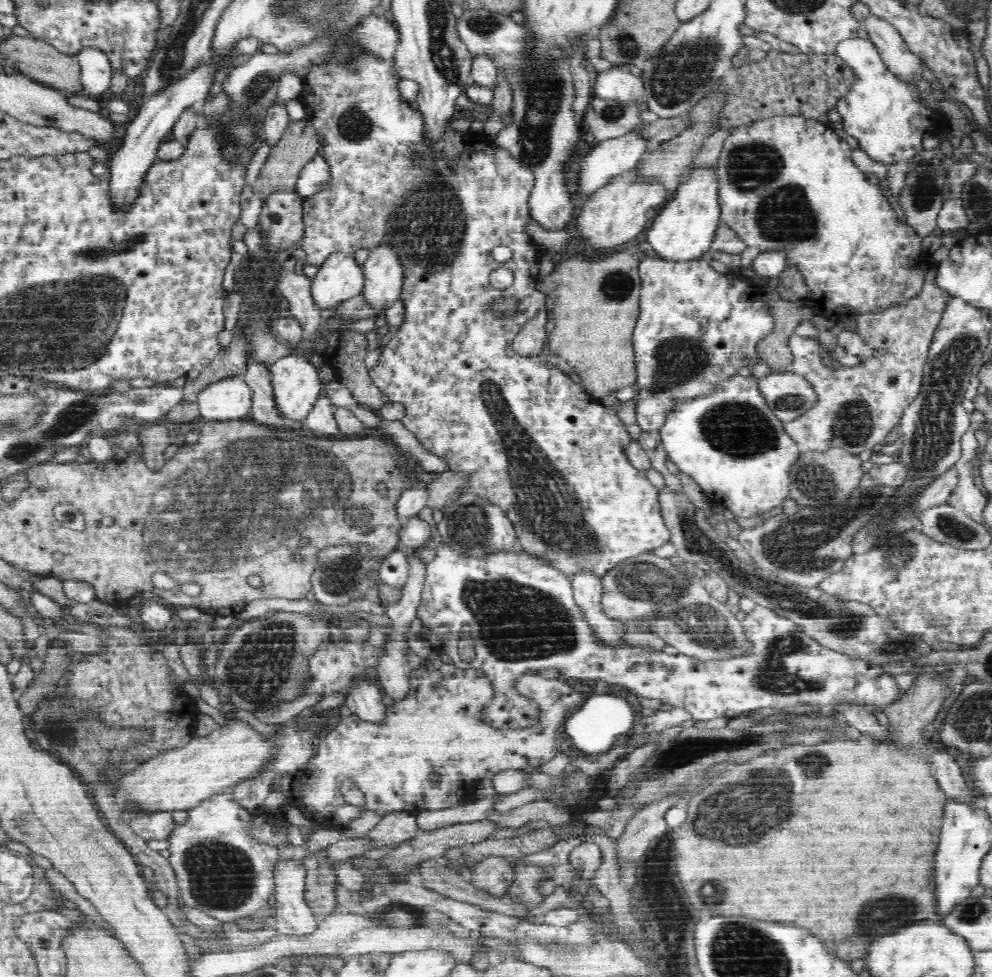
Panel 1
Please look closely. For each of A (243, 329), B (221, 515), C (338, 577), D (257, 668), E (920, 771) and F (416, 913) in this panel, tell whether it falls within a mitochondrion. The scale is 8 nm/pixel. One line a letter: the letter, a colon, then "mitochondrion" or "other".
A: other
B: mitochondrion
C: mitochondrion
D: mitochondrion
E: other
F: other

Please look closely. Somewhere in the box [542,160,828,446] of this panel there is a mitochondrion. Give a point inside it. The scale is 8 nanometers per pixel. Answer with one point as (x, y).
(681, 360)

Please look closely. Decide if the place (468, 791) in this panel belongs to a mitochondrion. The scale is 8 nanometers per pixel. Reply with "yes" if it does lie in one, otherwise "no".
no

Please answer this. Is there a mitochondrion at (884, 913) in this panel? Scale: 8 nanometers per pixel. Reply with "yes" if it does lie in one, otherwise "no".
yes

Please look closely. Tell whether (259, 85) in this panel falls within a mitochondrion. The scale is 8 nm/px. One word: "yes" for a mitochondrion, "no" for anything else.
yes

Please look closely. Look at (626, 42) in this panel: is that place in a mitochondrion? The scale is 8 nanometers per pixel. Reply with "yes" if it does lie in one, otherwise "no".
yes

